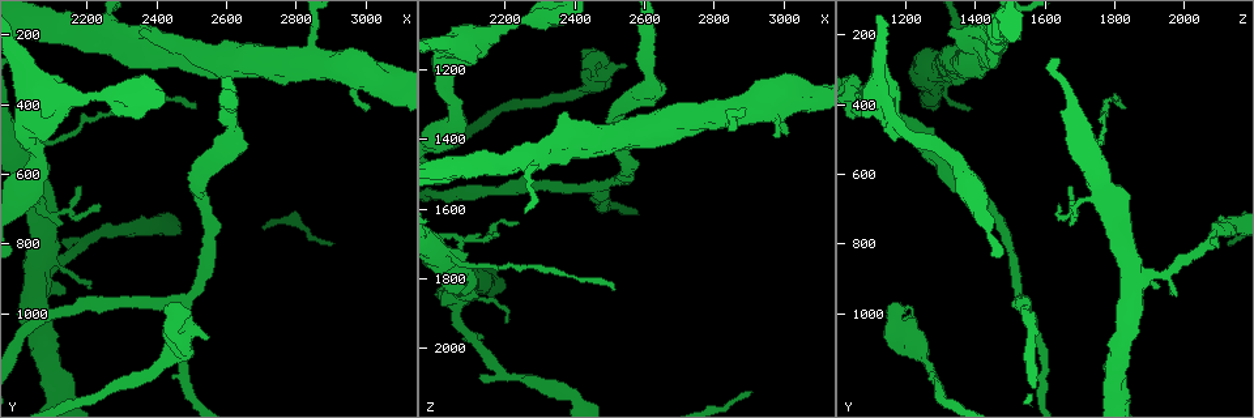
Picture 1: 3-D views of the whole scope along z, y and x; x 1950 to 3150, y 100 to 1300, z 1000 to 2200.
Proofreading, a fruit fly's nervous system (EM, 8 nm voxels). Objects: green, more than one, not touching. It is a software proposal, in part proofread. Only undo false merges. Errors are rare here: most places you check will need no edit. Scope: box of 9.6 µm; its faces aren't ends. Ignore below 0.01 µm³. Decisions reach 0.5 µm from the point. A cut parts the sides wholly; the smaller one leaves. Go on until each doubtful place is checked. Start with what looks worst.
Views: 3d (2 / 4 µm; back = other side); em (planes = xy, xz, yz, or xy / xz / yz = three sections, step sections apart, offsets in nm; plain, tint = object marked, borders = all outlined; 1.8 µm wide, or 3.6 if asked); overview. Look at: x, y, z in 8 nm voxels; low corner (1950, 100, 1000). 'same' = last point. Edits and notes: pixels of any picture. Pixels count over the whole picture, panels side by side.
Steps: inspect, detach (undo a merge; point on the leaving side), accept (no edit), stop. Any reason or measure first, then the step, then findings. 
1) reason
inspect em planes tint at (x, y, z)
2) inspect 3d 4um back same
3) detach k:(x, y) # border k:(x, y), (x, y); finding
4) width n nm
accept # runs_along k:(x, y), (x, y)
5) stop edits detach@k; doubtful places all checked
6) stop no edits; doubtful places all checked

closes a loop
inspect em xy step 8 tint at (2410, 230, 1410)

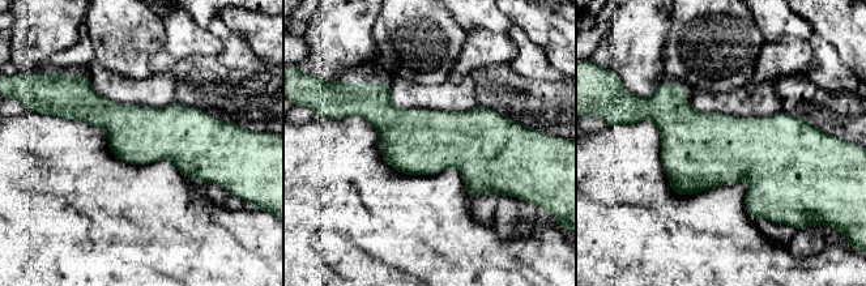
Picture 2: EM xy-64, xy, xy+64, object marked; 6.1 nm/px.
accept # all the same neuron

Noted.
four arms meet
inspect 3d 4um at (2100, 370, 1110)

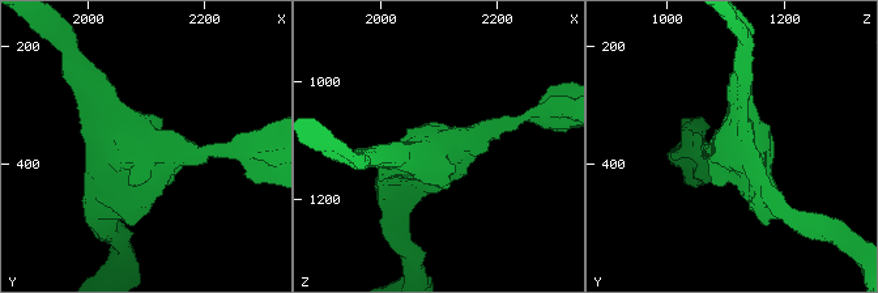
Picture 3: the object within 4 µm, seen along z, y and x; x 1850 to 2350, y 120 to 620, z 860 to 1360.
arms 4
inspect em 3.6um planes tint at (2110, 365, 1105)

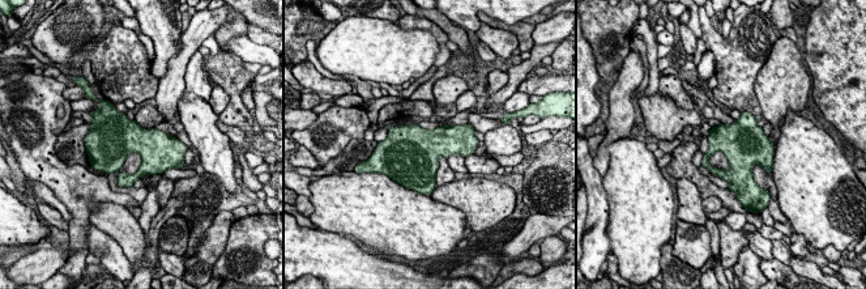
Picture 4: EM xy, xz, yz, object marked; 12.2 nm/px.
accept # one neuron here

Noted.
inspect em planes tint at (2460, 1080, 1210)

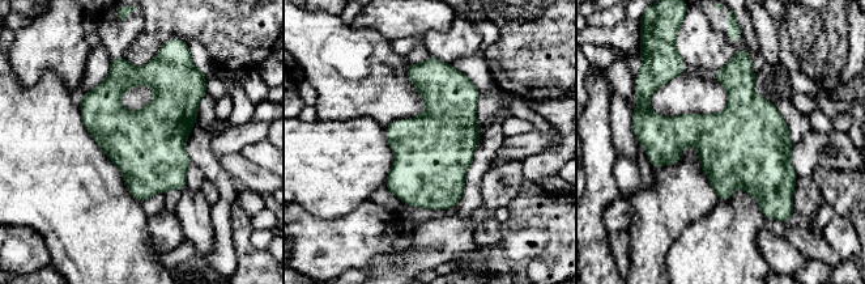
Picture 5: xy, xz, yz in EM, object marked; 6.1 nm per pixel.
accept # one neuron here

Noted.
stop no edits; doubtful places all checked

